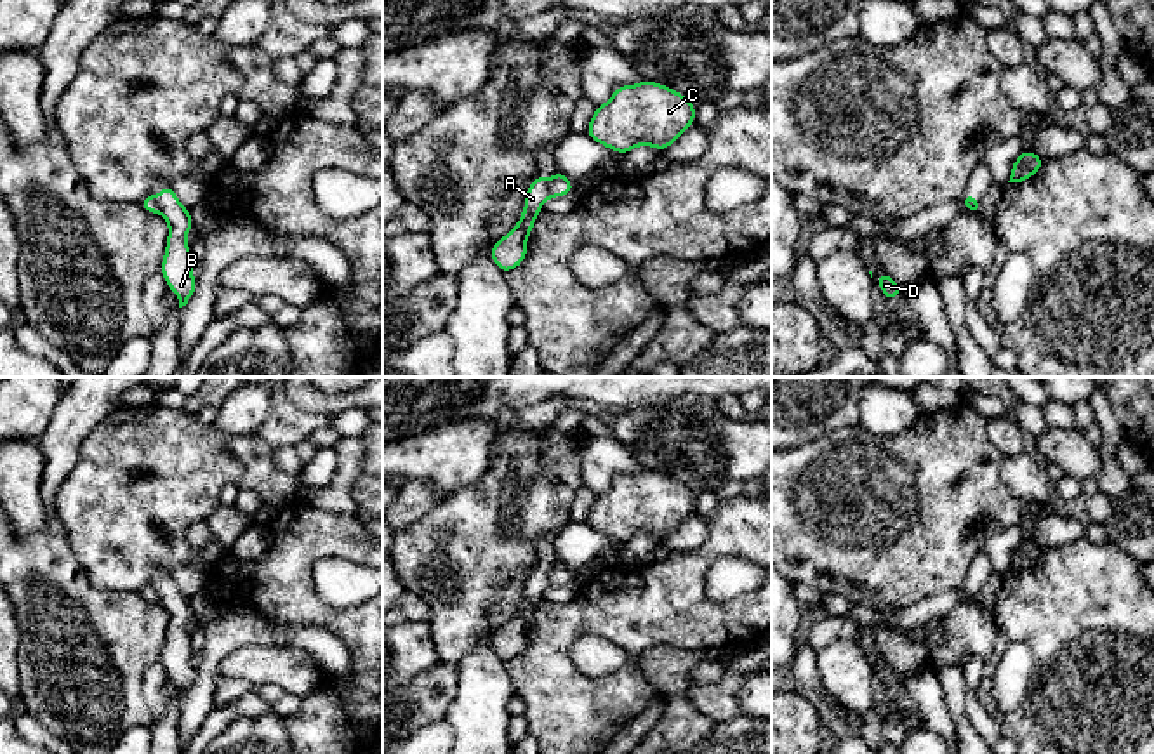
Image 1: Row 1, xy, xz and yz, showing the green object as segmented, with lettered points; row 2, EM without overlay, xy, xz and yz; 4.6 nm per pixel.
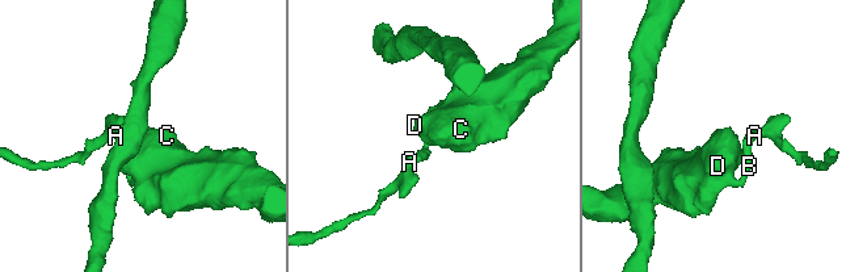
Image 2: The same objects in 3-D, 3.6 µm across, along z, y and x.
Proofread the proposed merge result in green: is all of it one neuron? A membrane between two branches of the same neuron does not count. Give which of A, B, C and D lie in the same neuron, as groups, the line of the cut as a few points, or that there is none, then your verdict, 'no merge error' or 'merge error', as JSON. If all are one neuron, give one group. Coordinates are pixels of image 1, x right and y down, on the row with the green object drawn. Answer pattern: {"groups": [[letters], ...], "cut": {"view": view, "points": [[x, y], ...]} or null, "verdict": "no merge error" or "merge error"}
{"groups": [["A"], ["B", "C", "D"]], "cut": {"view": "xy", "points": [[152, 197], [160, 211]]}, "verdict": "merge error"}

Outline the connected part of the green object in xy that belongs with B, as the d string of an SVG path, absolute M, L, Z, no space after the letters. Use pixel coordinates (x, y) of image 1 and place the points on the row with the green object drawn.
M165 186L153 196L160 207L160 214L169 224L165 257L160 271L169 290L179 297L179 308L186 306L196 290L196 278L191 274L193 261L186 236L193 228L189 210L177 200L172 186Z

